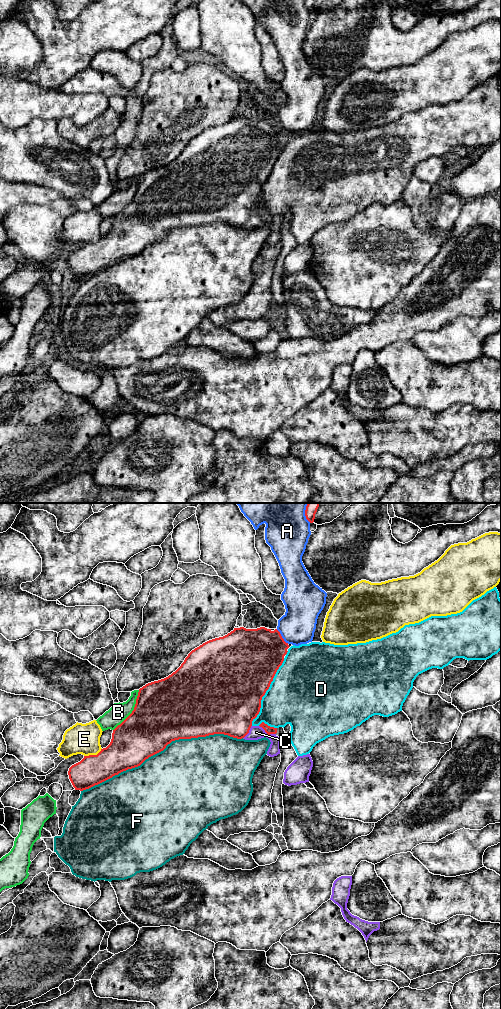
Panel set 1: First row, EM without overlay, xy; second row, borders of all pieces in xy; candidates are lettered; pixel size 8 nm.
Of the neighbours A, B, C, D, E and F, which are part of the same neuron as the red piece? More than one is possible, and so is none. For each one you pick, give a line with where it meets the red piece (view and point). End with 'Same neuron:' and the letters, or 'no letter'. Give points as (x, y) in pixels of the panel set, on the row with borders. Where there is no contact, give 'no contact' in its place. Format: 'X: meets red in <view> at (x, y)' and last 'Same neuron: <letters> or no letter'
C: meets red in xy at (267, 733)
Same neuron: C

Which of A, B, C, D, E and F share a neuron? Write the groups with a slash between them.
A / B / C / D / E / F

